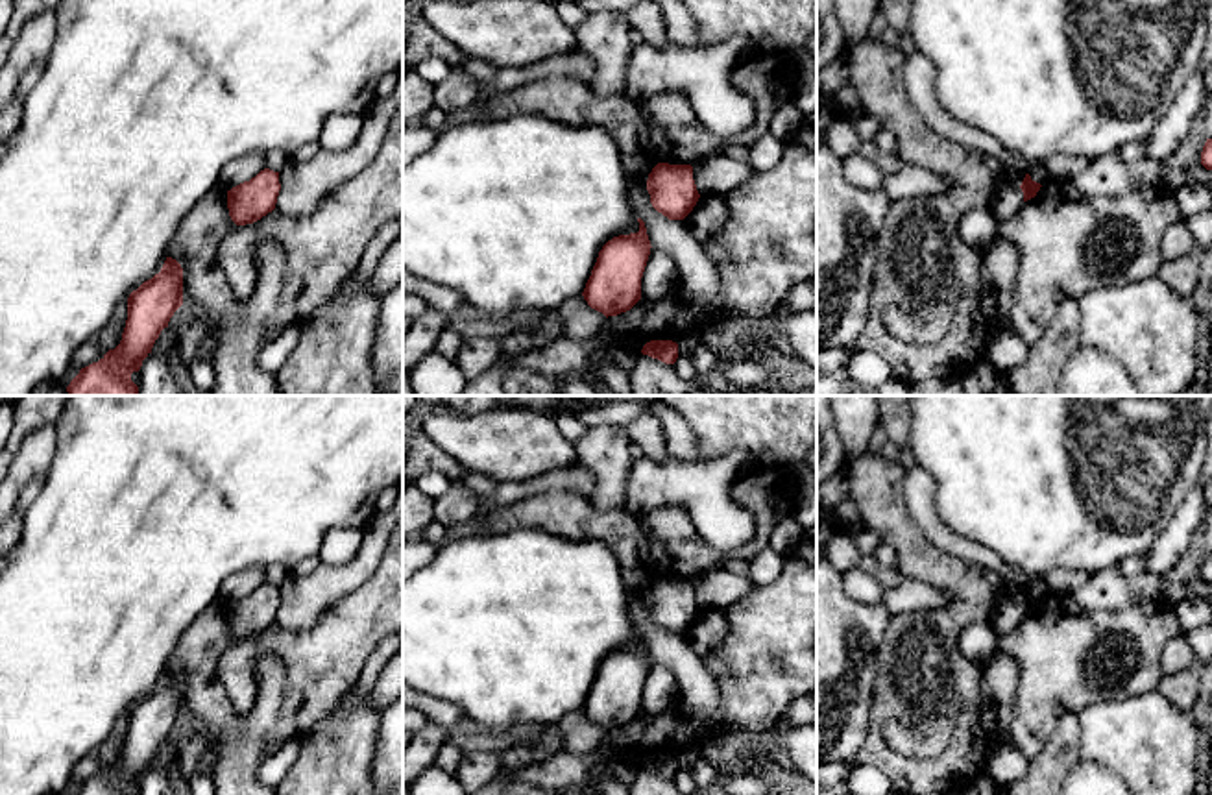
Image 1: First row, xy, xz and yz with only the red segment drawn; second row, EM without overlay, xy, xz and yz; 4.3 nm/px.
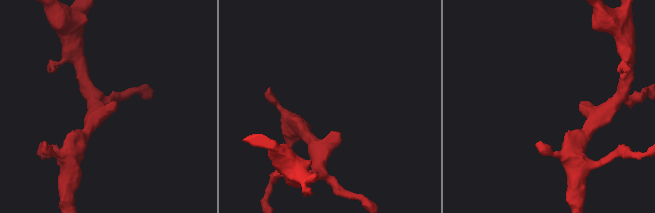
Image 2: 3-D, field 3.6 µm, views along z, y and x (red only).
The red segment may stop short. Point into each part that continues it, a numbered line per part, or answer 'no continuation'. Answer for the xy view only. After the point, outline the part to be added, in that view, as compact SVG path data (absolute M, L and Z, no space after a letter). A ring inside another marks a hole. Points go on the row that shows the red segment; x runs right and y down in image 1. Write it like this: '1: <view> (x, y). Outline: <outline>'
no continuation

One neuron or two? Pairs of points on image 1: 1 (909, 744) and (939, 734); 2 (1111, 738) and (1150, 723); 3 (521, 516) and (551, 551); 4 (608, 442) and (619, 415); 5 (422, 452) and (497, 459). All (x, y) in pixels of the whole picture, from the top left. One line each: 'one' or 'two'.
1: one
2: one
3: two
4: two
5: two

